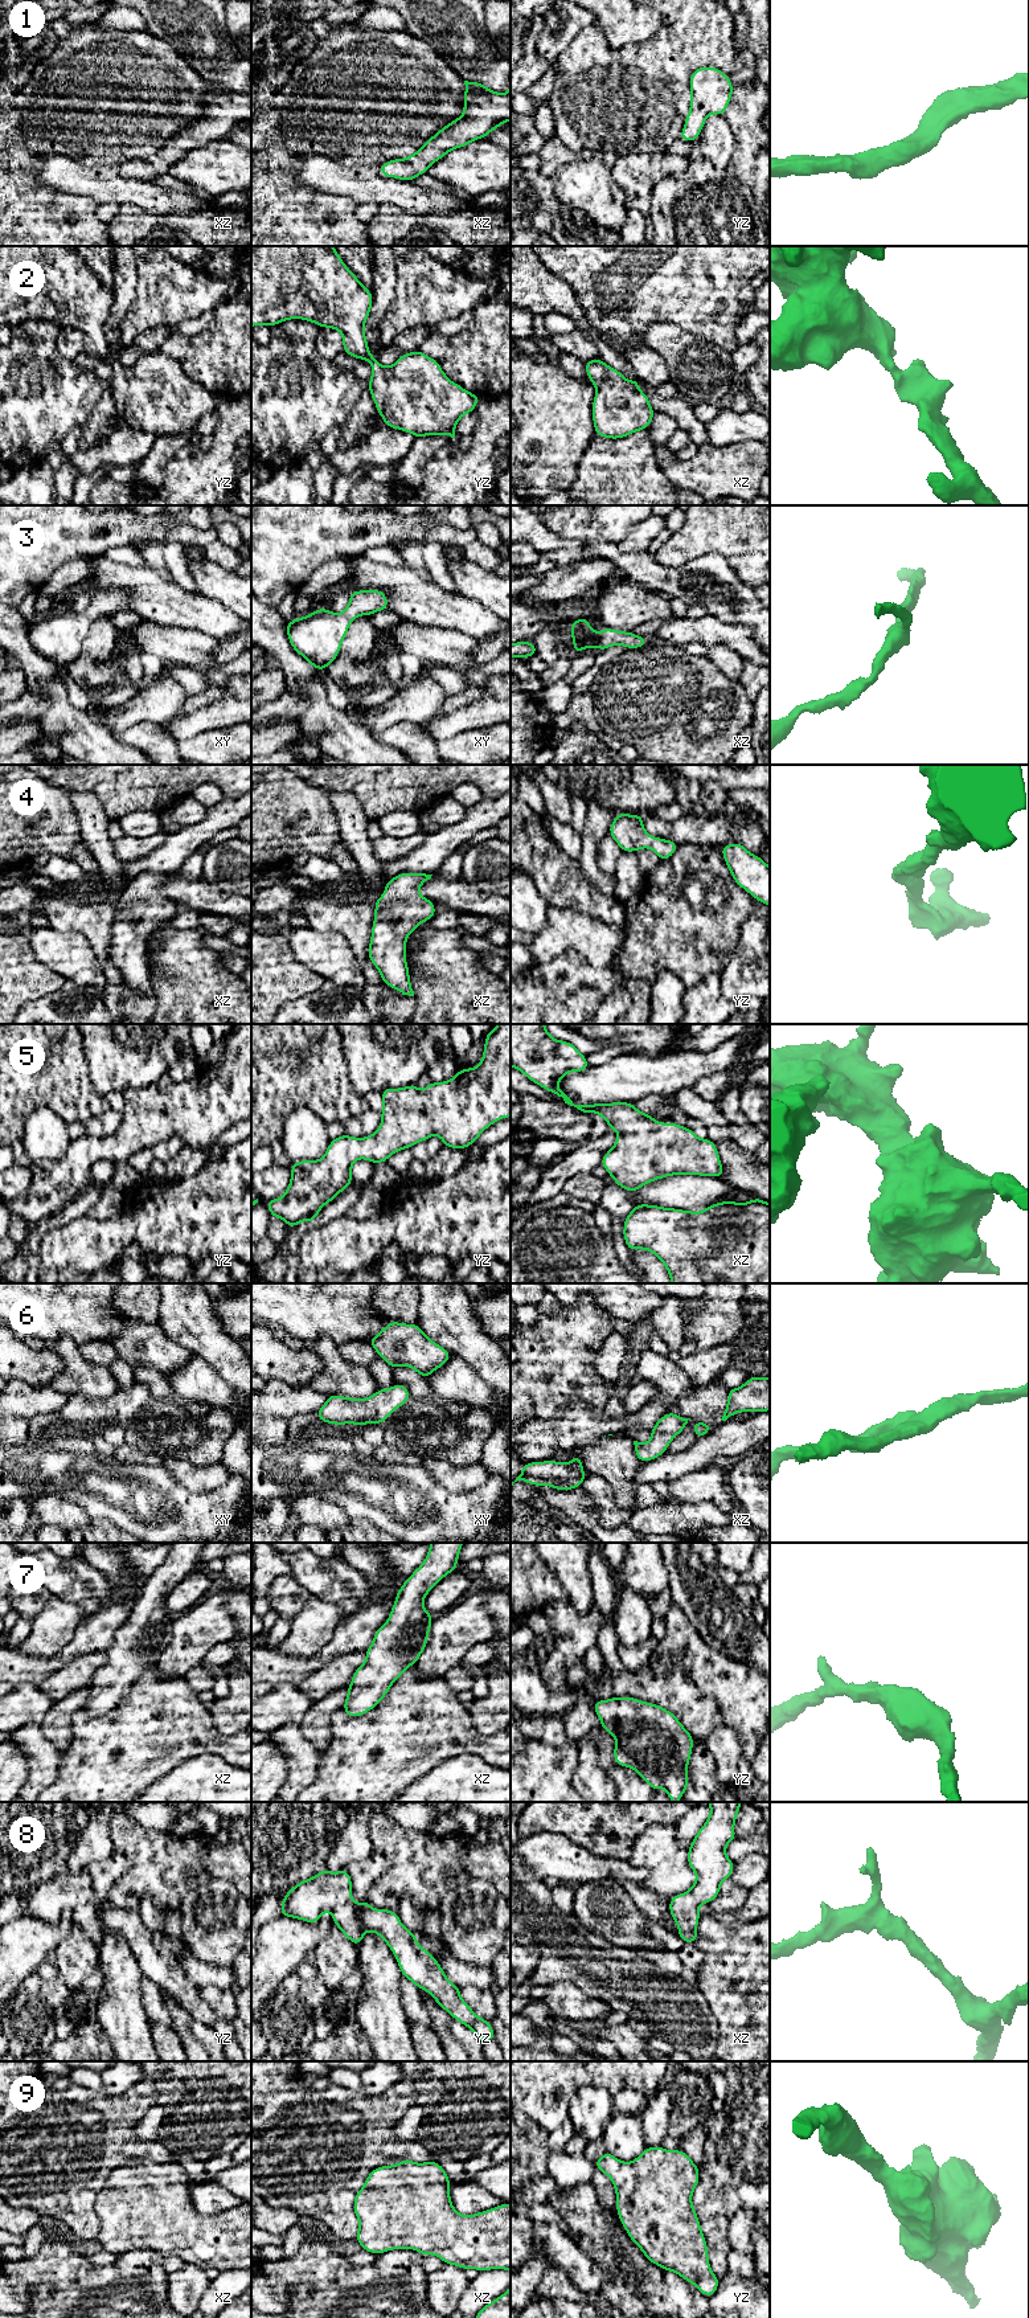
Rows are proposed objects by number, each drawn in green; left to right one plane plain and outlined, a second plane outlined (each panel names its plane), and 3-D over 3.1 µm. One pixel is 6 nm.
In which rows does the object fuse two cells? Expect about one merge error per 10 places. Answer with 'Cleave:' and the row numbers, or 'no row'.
Cleave: no row

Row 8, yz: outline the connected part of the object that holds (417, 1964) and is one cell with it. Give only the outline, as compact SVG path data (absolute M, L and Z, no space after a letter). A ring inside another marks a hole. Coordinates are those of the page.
M324 1868L311 1879L300 1880L287 1891L280 1905L280 1916L309 1924L316 1924L325 1910L354 1946L360 1945L368 1930L377 1933L394 1953L405 1978L427 1991L454 2019L473 2031L480 2043L496 2039L491 2023L479 2018L462 1999L460 1989L417 1942L415 1934L402 1925L397 1912L373 1909L366 1900L360 1904L352 1900L352 1880L347 1868L339 1872Z

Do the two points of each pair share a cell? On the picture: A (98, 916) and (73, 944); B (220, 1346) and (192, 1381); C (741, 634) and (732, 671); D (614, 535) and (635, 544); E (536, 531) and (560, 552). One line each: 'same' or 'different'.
A: different
B: different
C: different
D: different
E: same

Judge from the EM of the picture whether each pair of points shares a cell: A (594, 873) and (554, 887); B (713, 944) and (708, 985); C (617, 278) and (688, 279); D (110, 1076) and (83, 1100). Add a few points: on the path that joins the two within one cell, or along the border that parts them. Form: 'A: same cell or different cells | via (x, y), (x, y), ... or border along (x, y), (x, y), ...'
A: different cells | border along (576, 860), (583, 876), (597, 889), (610, 893)
B: different cells | border along (720, 973), (709, 973), (687, 988)
C: same cell | via (634, 279), (671, 279)
D: different cells | border along (86, 1060), (91, 1088), (103, 1097)

